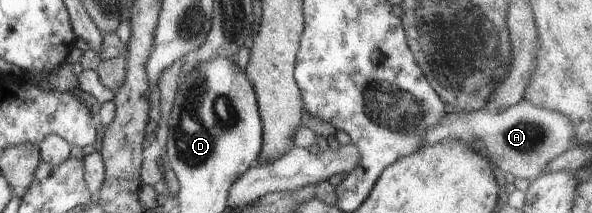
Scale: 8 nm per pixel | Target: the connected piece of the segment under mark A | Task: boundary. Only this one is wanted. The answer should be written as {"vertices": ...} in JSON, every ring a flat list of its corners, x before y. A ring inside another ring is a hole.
{"vertices":[[522,100,501,112,491,112,484,108,470,112,445,113,440,122,424,134,422,147,442,140,462,140,472,147,476,139,484,142,483,153,489,162,494,162,505,173,511,172,517,178,527,178,530,181,542,174,552,158,576,146,574,126,568,116]]}

